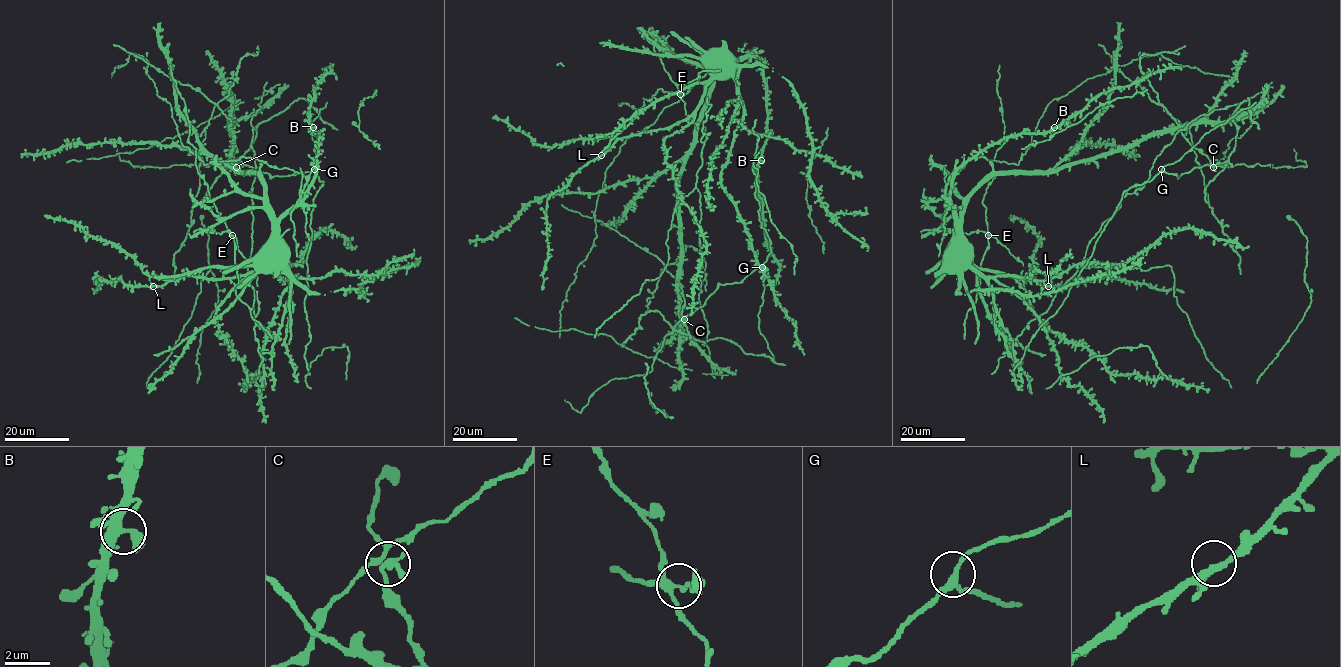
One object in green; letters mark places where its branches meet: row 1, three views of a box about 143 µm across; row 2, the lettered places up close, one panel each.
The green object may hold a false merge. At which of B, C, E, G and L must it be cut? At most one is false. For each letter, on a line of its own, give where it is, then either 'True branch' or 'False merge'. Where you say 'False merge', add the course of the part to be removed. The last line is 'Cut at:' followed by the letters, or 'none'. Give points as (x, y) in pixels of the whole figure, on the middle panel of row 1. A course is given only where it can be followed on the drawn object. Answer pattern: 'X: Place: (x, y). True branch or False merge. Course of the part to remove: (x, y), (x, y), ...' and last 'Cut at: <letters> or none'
B: Place: (761, 160). True branch
C: Place: (684, 319). False merge. Course of the part to remove: (683, 319), (687, 335), (658, 311), (641, 315), (662, 269), (677, 263), (687, 245), (705, 261), (706, 291)
E: Place: (680, 94). True branch
G: Place: (762, 267). True branch
L: Place: (601, 155). True branch
Cut at: C

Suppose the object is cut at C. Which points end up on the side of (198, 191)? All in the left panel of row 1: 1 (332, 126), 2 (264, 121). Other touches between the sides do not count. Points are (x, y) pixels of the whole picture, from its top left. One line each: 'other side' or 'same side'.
1: same side
2: same side

